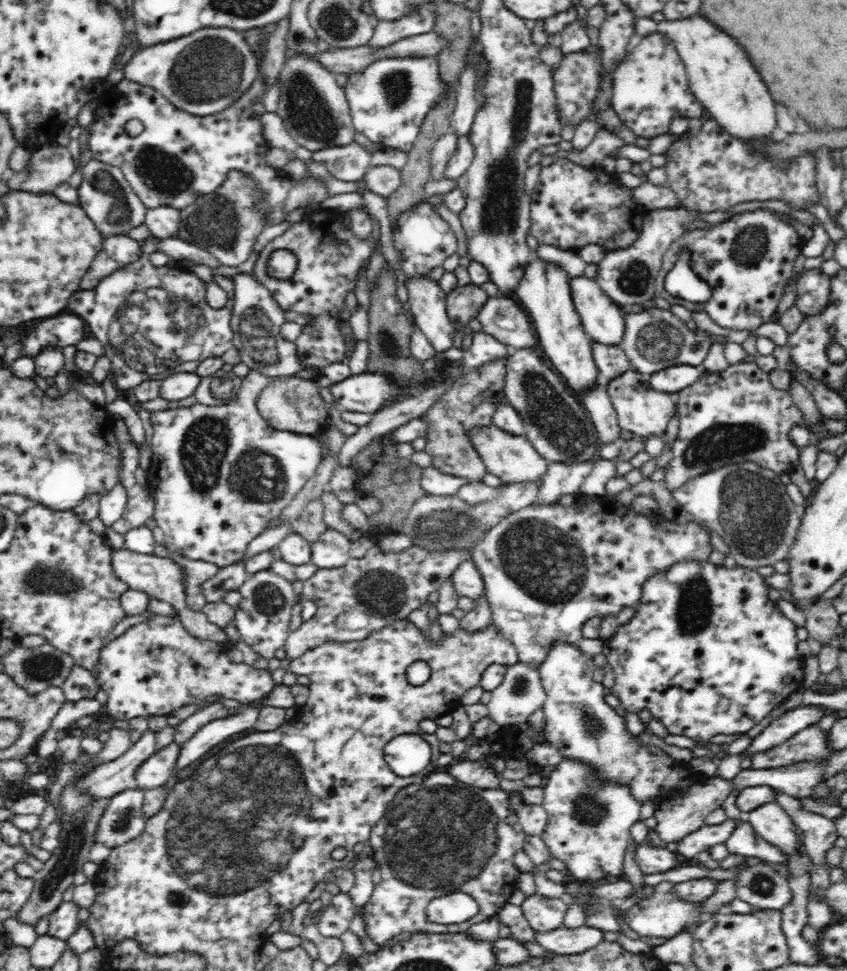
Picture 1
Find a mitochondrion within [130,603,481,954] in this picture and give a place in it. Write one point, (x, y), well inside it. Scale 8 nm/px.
(213, 844)

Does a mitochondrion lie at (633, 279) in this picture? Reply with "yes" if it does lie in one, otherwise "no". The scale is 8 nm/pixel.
yes

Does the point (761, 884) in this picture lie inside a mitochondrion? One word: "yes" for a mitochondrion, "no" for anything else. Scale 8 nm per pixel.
yes

